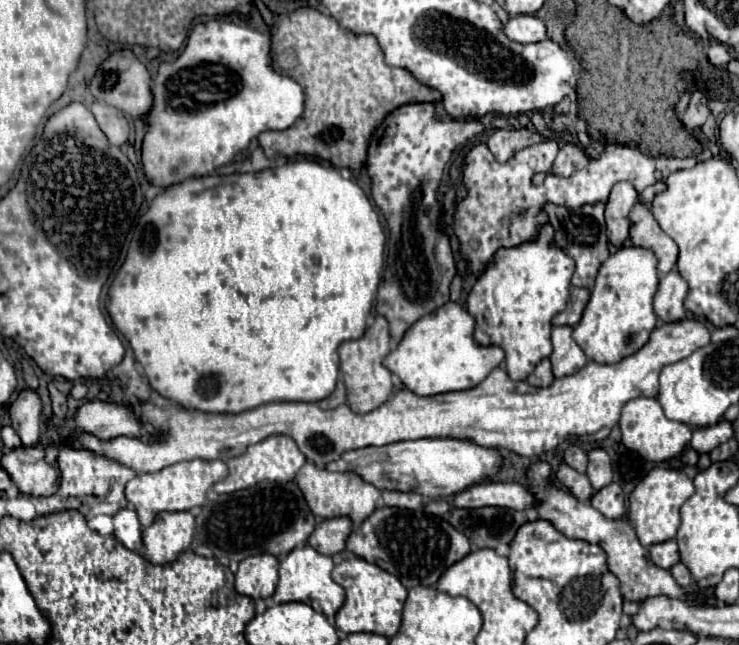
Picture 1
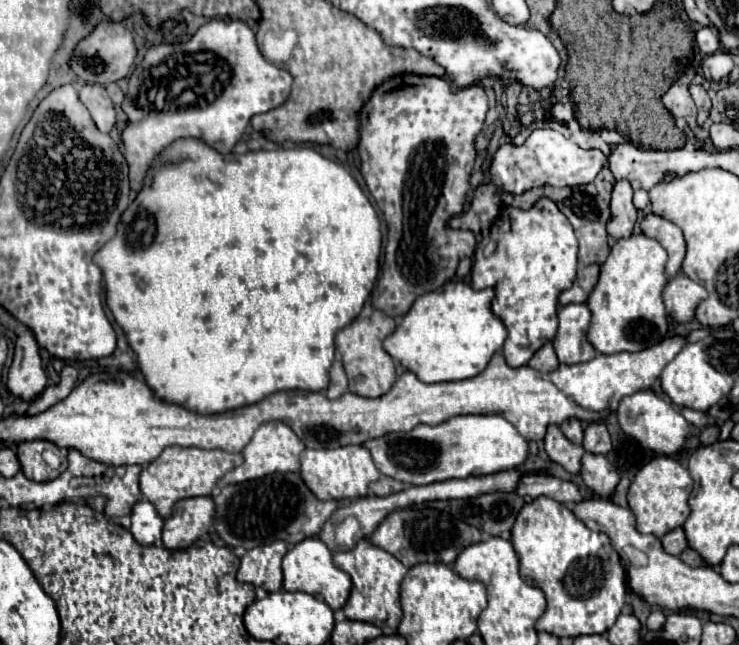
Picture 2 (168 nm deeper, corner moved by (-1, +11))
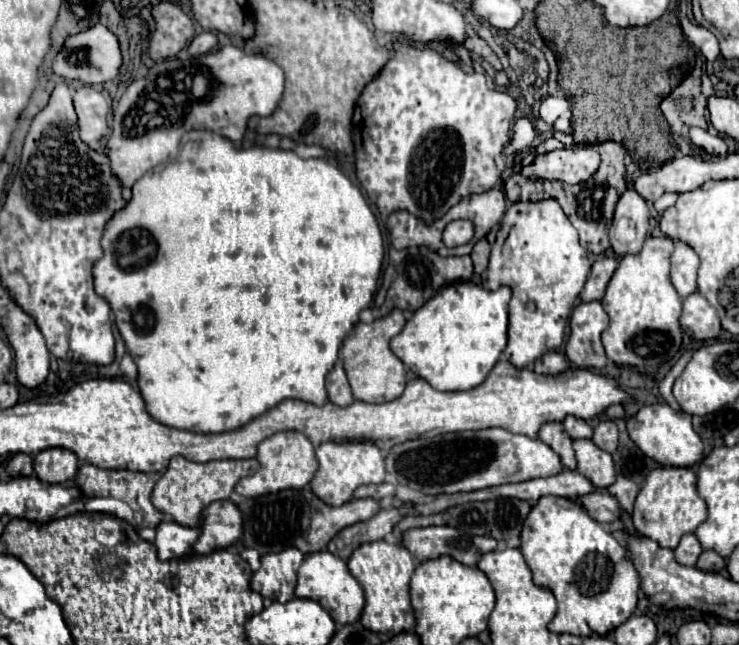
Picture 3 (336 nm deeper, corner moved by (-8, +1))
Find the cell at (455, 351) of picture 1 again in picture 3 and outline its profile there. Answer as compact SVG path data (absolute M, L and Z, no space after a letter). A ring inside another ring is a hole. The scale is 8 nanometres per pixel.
M459 281L431 297L403 331L391 339L391 351L437 391L465 391L487 379L507 347L507 303L511 289L485 291L471 281Z

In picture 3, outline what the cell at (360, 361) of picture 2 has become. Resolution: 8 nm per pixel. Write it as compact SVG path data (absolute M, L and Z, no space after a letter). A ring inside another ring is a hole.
M399 309L391 311L387 317L375 319L371 325L357 323L353 333L343 341L341 347L341 357L343 357L343 367L353 391L353 397L365 403L387 403L391 399L397 399L403 389L405 389L405 365L393 355L389 349L389 341L401 333L405 327L405 317Z

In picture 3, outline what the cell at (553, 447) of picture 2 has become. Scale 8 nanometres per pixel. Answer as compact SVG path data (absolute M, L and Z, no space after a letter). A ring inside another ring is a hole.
M545 423L539 431L539 439L543 443L547 443L559 457L563 467L575 471L577 469L577 457L575 457L575 449L573 449L573 441L571 437L563 431L561 423Z

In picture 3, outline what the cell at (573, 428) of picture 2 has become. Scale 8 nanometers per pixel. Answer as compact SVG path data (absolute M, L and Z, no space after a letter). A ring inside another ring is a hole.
M567 417L567 419L563 421L563 425L565 425L565 431L567 431L567 435L569 435L571 439L591 439L591 435L593 435L591 425L589 425L587 421L583 421L583 419Z

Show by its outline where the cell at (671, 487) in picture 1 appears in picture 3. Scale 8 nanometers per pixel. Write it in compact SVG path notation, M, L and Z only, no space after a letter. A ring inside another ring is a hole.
M685 467L653 469L637 495L633 509L633 525L639 535L657 541L661 547L675 549L685 533L693 533L707 519L707 503L697 493L697 477Z

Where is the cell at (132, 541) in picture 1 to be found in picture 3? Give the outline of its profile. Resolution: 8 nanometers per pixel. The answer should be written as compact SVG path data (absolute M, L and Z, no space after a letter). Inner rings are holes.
M169 519L161 521L155 531L157 531L157 535L155 535L153 543L157 547L157 557L163 561L181 557L183 553L187 553L199 535L199 529L183 527Z

